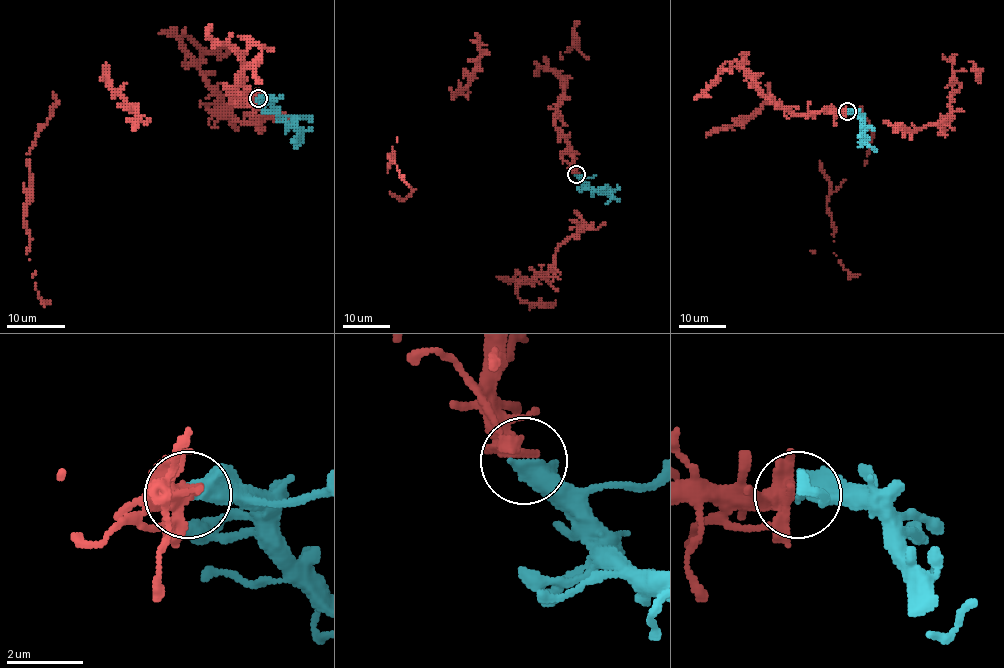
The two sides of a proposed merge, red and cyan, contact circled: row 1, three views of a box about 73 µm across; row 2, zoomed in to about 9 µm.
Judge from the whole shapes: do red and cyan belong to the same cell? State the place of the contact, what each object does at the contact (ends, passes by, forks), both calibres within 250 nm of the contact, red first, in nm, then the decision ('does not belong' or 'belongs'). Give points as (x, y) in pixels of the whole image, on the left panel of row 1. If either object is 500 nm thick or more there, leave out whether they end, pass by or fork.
place (258, 98); calibres 340 and 550 nm; belongs

